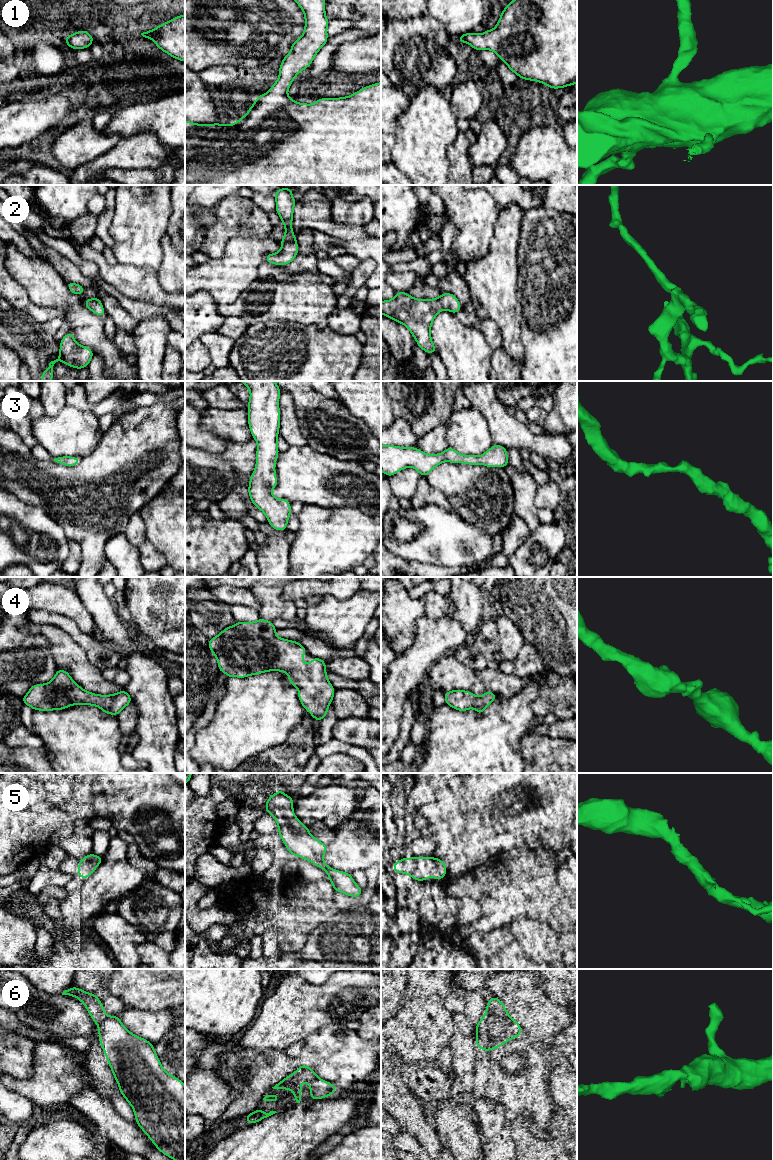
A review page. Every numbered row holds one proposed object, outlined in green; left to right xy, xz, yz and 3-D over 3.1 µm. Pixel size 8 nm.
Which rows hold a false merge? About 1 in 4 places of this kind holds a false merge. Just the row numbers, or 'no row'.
no row

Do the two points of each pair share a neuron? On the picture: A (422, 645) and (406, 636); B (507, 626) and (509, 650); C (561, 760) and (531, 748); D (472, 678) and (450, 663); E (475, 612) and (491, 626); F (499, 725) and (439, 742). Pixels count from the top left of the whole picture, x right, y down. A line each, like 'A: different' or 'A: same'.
A: different
B: same
C: same
D: same
E: different
F: same

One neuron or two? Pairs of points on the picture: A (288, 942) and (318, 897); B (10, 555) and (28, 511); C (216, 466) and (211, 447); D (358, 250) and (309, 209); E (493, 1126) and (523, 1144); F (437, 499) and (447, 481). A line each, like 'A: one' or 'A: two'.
A: one
B: one
C: two
D: two
E: two
F: two

